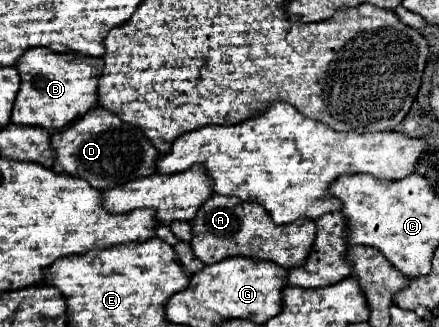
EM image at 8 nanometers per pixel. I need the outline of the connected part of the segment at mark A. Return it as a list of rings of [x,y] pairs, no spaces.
[[[212,196],[194,218],[192,250],[204,264],[216,264],[228,256],[244,256],[252,260],[274,262],[282,268],[298,268],[316,238],[316,224],[312,220],[296,220],[288,226],[278,226],[268,212],[256,202],[244,202],[232,196]]]

